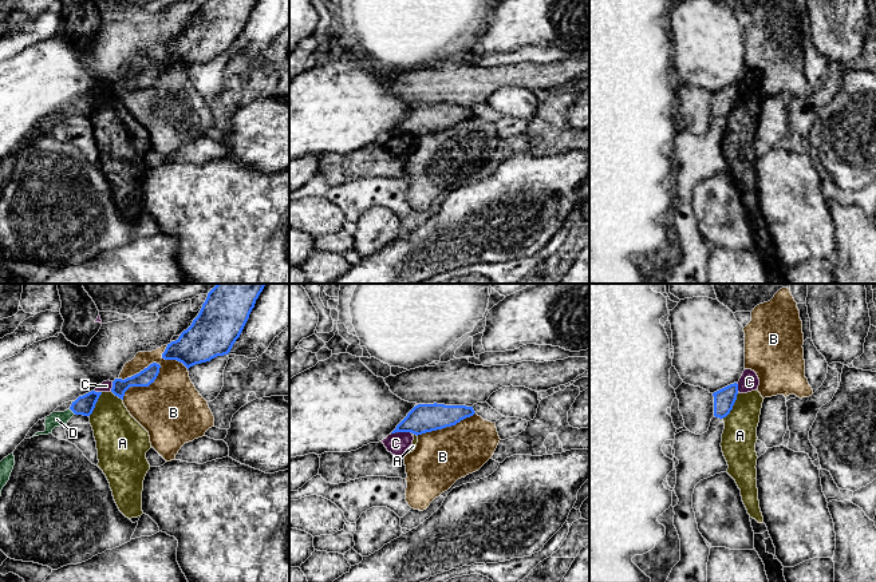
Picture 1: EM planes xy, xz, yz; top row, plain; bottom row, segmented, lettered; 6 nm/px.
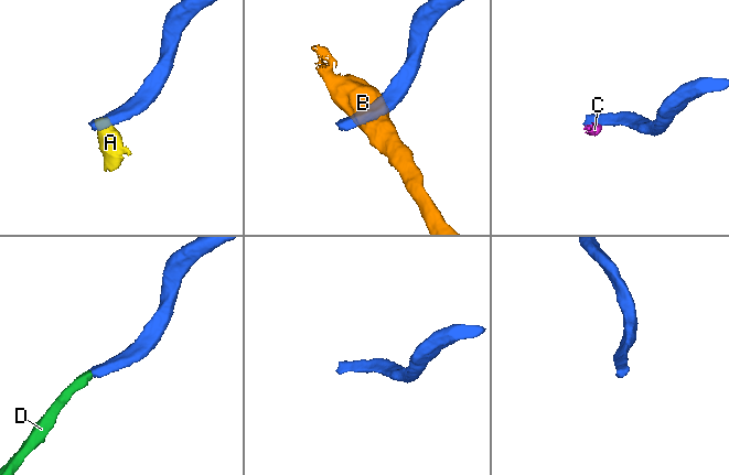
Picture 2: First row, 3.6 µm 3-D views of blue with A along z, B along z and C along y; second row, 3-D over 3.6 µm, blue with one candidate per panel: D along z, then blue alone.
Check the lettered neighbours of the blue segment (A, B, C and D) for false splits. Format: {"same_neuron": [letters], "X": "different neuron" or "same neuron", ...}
{"same_neuron": ["D"], "A": "different neuron", "B": "different neuron", "C": "different neuron", "D": "same neuron"}

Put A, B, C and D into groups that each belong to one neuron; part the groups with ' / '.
A C / B / D

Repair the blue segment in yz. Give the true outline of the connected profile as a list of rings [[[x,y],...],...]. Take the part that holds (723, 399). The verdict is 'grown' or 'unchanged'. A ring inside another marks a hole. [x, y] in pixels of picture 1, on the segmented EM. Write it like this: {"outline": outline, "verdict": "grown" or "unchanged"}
{"outline": [[[730,384],[717,392],[713,393],[714,396],[714,416],[723,419],[726,417],[730,411],[733,409],[733,405],[737,400],[738,395],[738,384]]], "verdict": "unchanged"}

